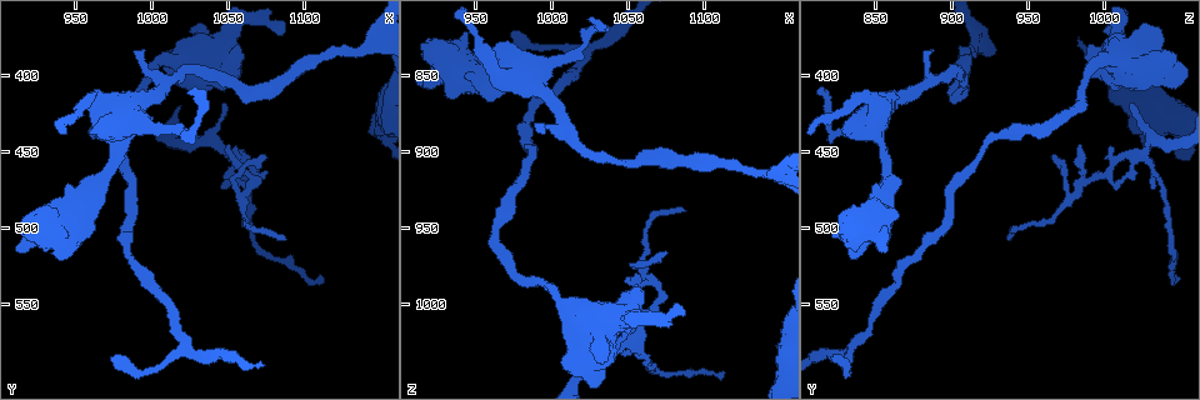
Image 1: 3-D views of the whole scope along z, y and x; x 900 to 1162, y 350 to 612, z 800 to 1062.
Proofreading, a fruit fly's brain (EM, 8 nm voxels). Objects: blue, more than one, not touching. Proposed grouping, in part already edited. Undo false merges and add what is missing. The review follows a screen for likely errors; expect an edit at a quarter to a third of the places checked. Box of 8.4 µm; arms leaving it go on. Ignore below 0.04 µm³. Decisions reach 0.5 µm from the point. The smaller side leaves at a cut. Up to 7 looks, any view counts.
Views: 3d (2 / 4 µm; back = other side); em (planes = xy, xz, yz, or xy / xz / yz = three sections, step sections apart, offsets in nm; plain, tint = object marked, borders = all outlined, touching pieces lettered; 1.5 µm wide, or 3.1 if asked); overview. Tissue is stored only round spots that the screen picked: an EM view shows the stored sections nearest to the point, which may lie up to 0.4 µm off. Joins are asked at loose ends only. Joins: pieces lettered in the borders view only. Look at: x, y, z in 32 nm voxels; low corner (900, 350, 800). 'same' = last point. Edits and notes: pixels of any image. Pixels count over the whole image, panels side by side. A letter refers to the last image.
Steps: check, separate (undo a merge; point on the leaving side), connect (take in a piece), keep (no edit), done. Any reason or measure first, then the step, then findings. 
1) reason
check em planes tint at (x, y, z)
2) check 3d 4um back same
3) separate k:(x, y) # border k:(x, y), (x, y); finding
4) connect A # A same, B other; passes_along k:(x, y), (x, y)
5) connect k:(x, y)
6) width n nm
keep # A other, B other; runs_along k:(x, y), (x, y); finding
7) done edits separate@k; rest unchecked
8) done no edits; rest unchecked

branch stops here
check 3d 4um at (958, 436, 832)

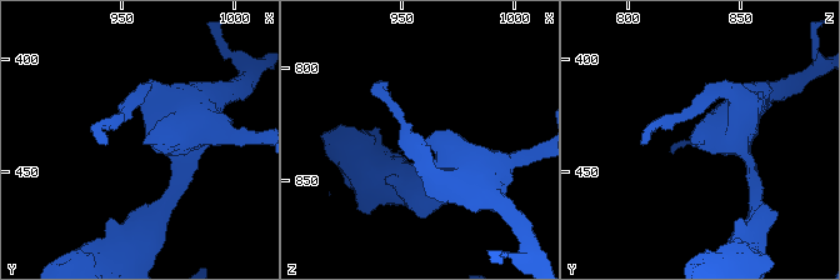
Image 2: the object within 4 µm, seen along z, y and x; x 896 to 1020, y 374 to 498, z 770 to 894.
need the tissue
check em planes borders at (960, 438, 834)

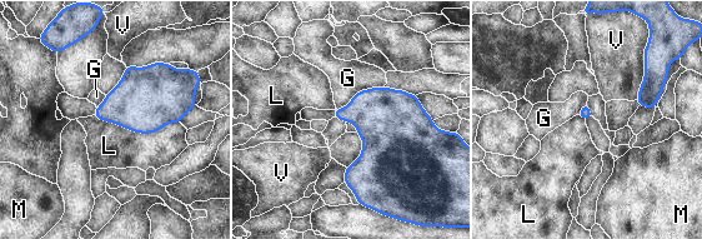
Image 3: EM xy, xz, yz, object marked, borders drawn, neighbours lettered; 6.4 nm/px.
keep # G other, L other, M other, V other; border 3:(94, 114), (143, 133), (179, 123); no lettered piece goes on from it

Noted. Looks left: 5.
free end
check em xz step 4 tint at (1030, 366, 1036)

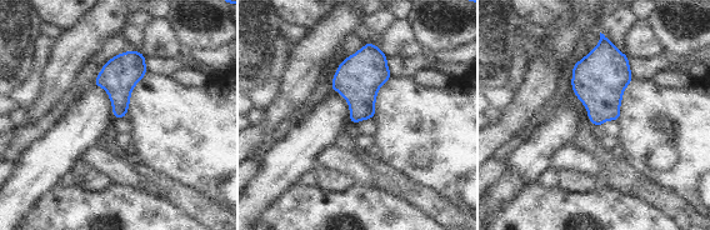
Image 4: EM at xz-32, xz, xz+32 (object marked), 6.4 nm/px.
check em yz step 4 tint same

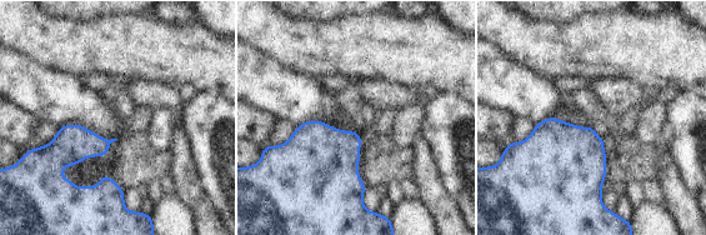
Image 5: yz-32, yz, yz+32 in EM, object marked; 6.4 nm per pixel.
check em yz step 4 borders same

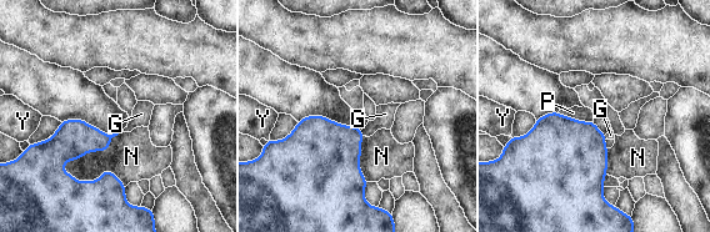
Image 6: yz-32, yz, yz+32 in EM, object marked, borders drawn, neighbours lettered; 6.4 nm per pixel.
connect G # G same, N other, P other, Y other; passes_along 6:(329, 152), (361, 132), (385, 114); the neuron continues

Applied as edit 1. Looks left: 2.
thin end
check em planes tint at (1048, 446, 986)

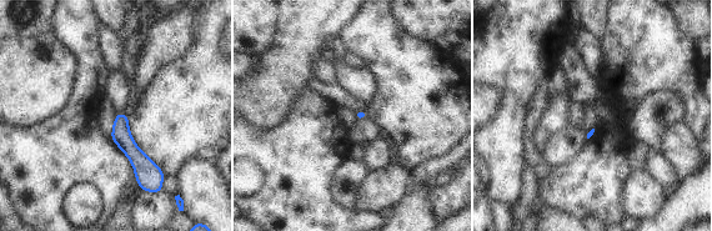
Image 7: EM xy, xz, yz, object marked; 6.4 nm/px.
check em planes borders same

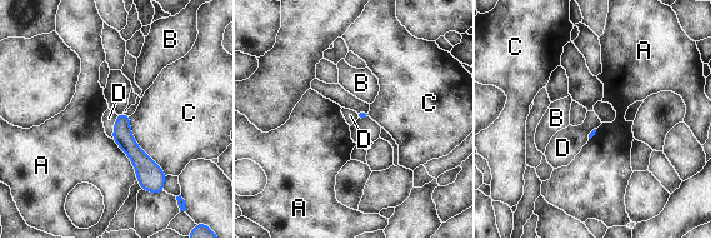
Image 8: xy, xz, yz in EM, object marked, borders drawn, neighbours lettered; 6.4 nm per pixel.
keep # A other, B other, C other, D other; border 8:(118, 115), (111, 138); none of them fits

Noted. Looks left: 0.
done edits connect@6; rest unchecked

